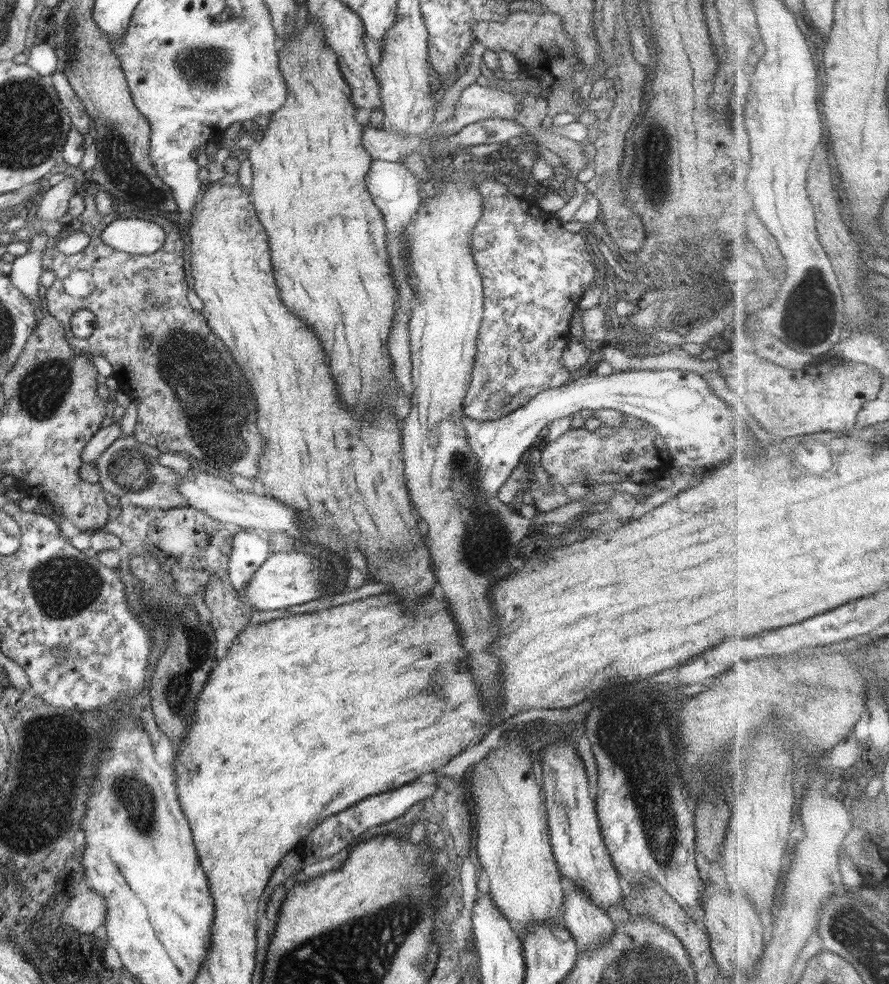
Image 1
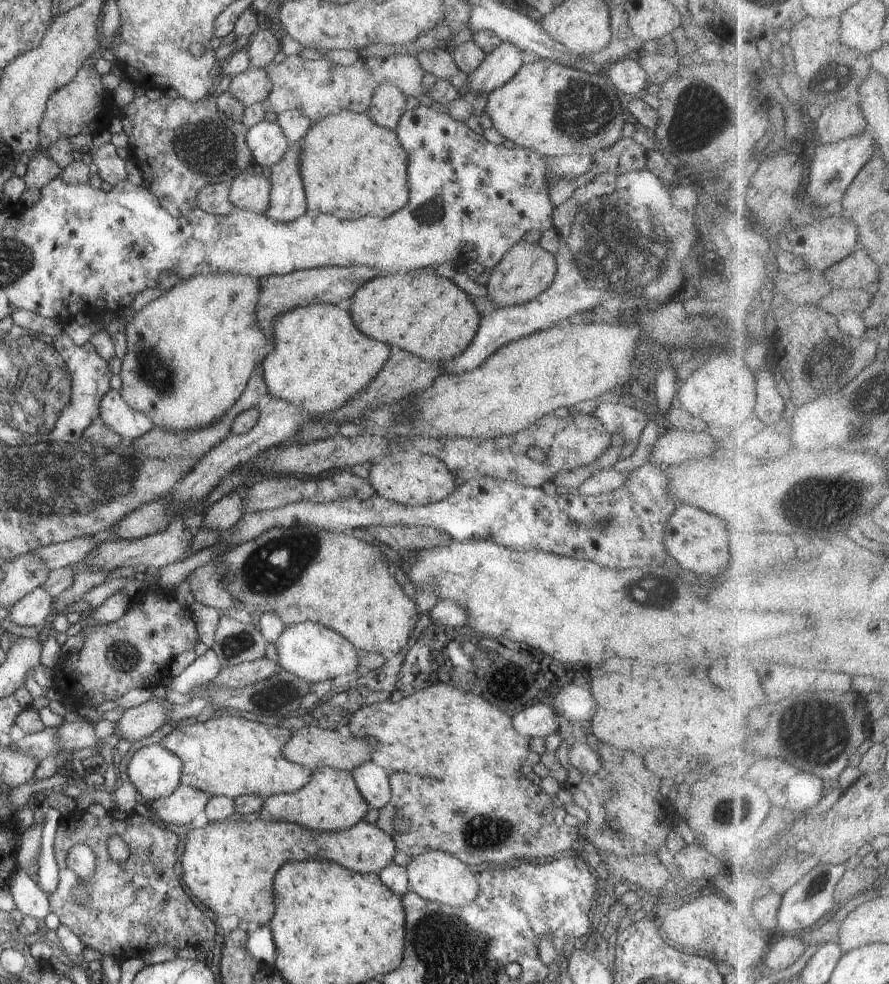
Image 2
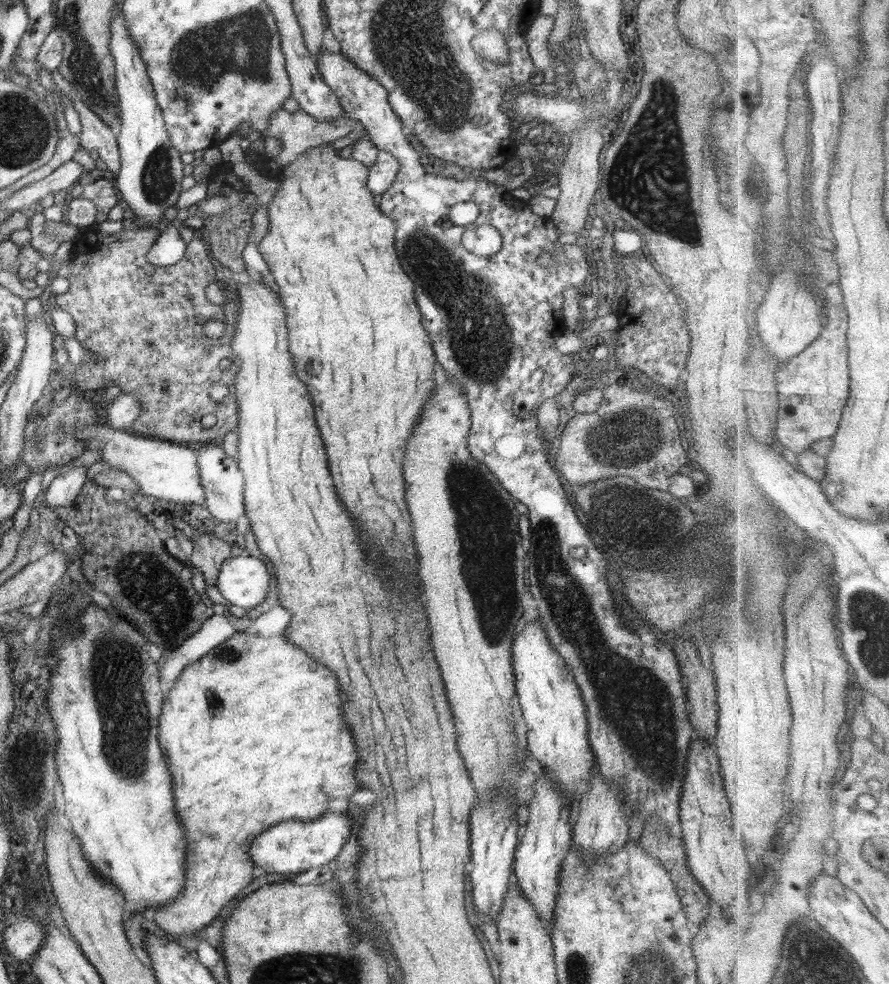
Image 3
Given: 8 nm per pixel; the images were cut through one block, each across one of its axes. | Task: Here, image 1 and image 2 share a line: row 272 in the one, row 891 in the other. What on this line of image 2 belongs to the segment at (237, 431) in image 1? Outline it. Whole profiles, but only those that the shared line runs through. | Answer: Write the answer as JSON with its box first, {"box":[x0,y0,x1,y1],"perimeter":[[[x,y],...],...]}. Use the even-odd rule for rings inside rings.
{"box":[50,808,216,962],"perimeter":[[[76,808],[66,816],[59,818],[57,833],[53,845],[55,859],[58,864],[58,888],[50,892],[50,913],[56,914],[61,924],[64,924],[80,938],[85,948],[94,948],[104,956],[114,957],[122,962],[132,957],[142,956],[154,947],[170,945],[175,949],[197,947],[201,942],[213,939],[216,924],[186,895],[174,866],[178,862],[178,844],[180,844],[182,831],[168,828],[132,812],[122,812],[120,809],[107,811],[98,818],[87,810]],[[118,834],[130,849],[130,855],[125,862],[119,862],[110,857],[108,853],[108,839]],[[74,845],[89,846],[96,857],[96,868],[89,879],[84,880],[90,889],[90,900],[86,905],[73,902],[72,887],[79,881],[78,875],[67,865],[69,850]]]}

